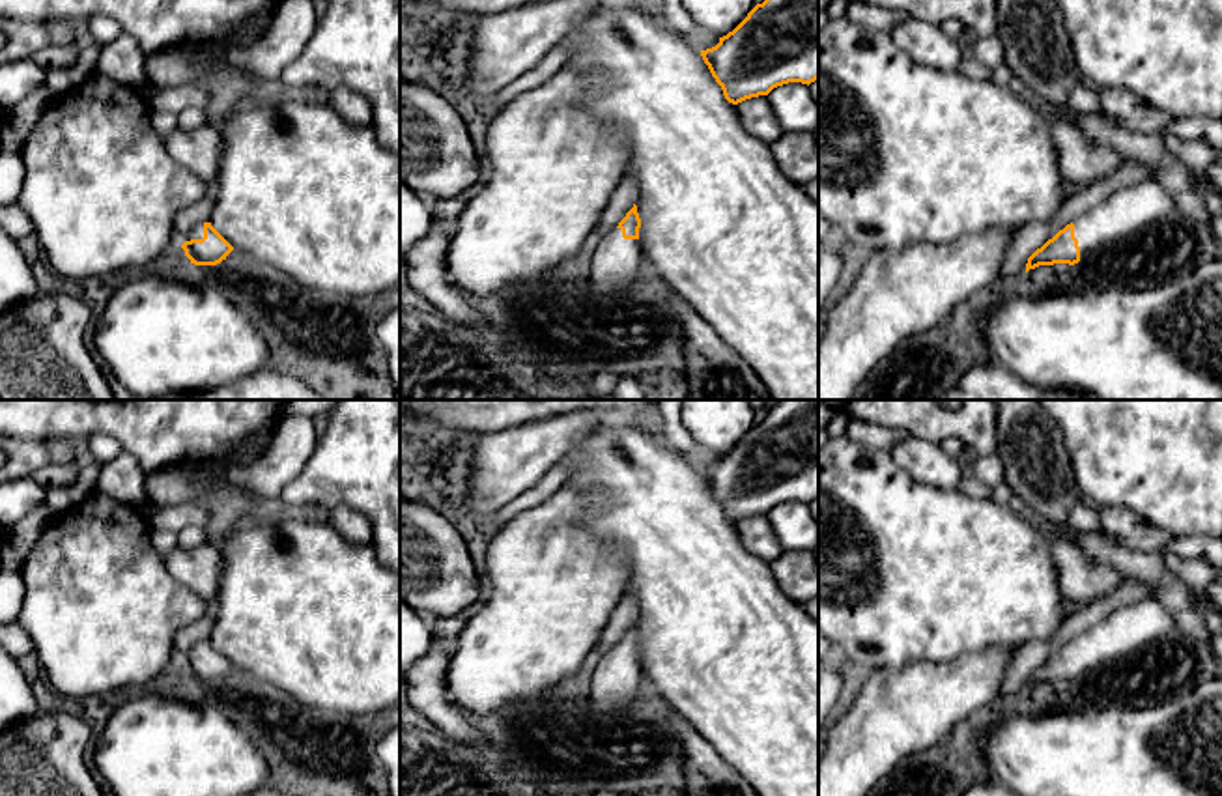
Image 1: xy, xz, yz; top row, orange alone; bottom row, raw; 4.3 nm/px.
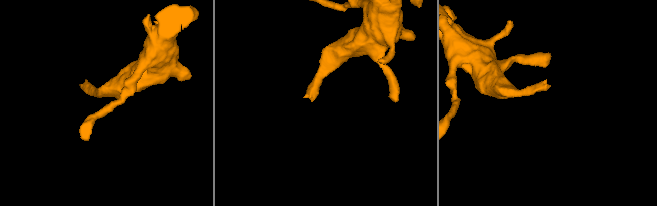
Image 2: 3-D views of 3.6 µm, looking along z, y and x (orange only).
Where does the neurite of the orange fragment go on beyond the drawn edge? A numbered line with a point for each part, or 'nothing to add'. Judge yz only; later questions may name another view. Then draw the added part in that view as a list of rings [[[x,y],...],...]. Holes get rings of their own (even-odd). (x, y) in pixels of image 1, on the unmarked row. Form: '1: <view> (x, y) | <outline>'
1: yz (1129, 628) | [[[1155,596],[1117,609],[1106,620],[1073,639],[1080,678],[1099,665],[1112,663],[1164,637],[1173,628],[1173,615]]]

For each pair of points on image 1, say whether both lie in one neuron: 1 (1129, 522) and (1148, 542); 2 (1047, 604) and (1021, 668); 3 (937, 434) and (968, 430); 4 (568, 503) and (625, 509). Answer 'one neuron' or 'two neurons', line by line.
1: one neuron
2: two neurons
3: one neuron
4: two neurons

